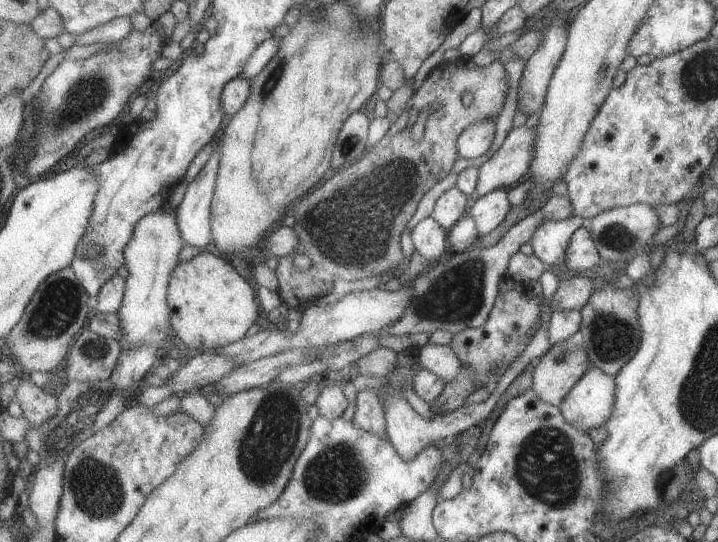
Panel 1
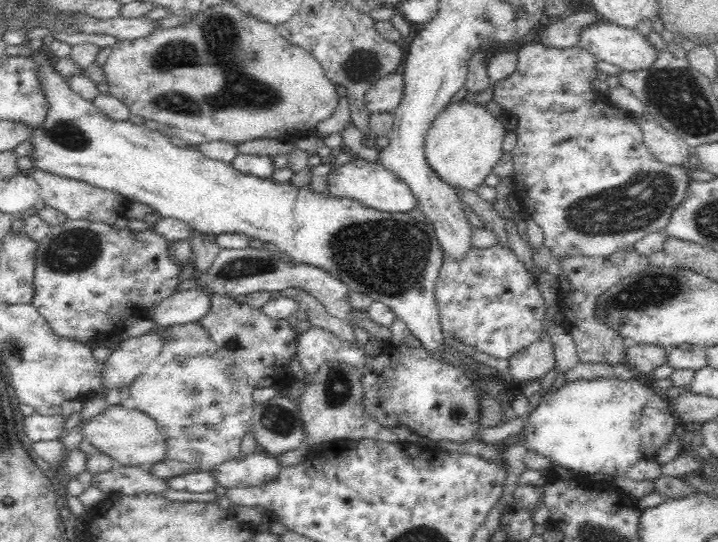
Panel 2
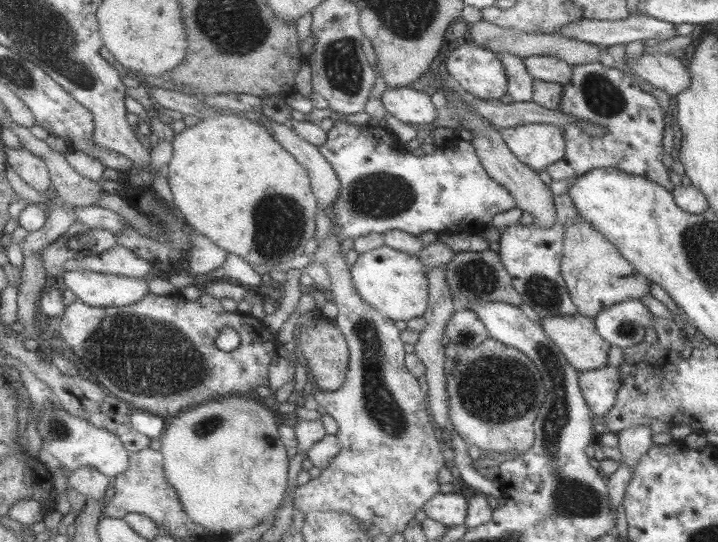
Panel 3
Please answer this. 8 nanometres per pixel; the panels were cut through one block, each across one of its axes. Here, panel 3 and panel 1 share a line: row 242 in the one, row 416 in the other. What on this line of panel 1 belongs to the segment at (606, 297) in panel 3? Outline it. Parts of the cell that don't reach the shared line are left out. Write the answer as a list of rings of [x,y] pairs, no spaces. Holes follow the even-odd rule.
[[[592,366],[558,407],[576,430],[587,433],[607,424],[615,407],[616,390],[615,378]]]

